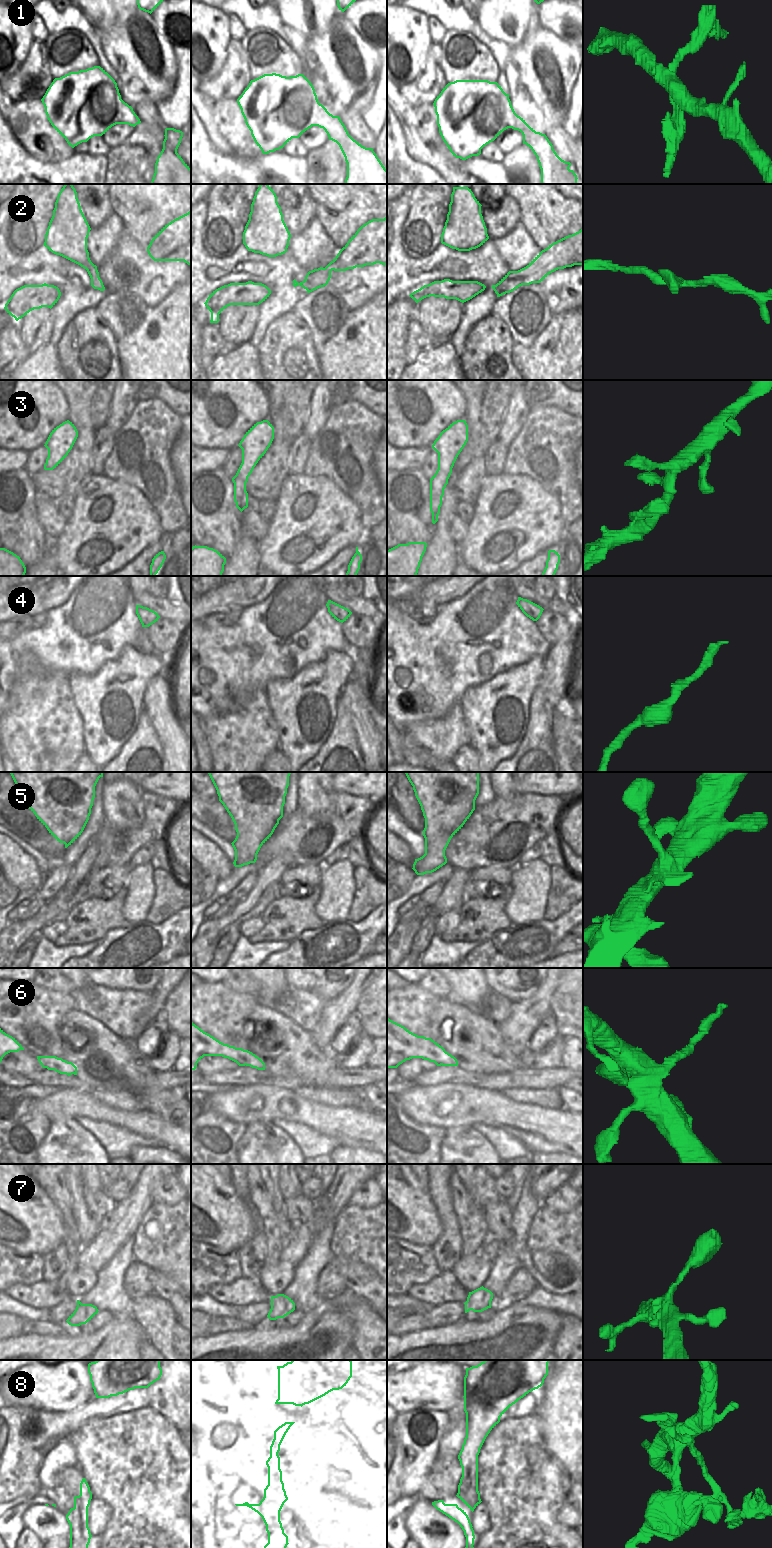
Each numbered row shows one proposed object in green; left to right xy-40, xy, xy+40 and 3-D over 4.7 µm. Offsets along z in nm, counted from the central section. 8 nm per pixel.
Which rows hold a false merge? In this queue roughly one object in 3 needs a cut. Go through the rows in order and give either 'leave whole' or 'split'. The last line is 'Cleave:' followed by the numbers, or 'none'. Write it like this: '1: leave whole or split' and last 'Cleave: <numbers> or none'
1: split
2: leave whole
3: leave whole
4: leave whole
5: leave whole
6: split
7: leave whole
8: split
Cleave: 1, 6, 8

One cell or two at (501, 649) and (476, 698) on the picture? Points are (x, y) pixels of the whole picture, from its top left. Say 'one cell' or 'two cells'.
two cells

